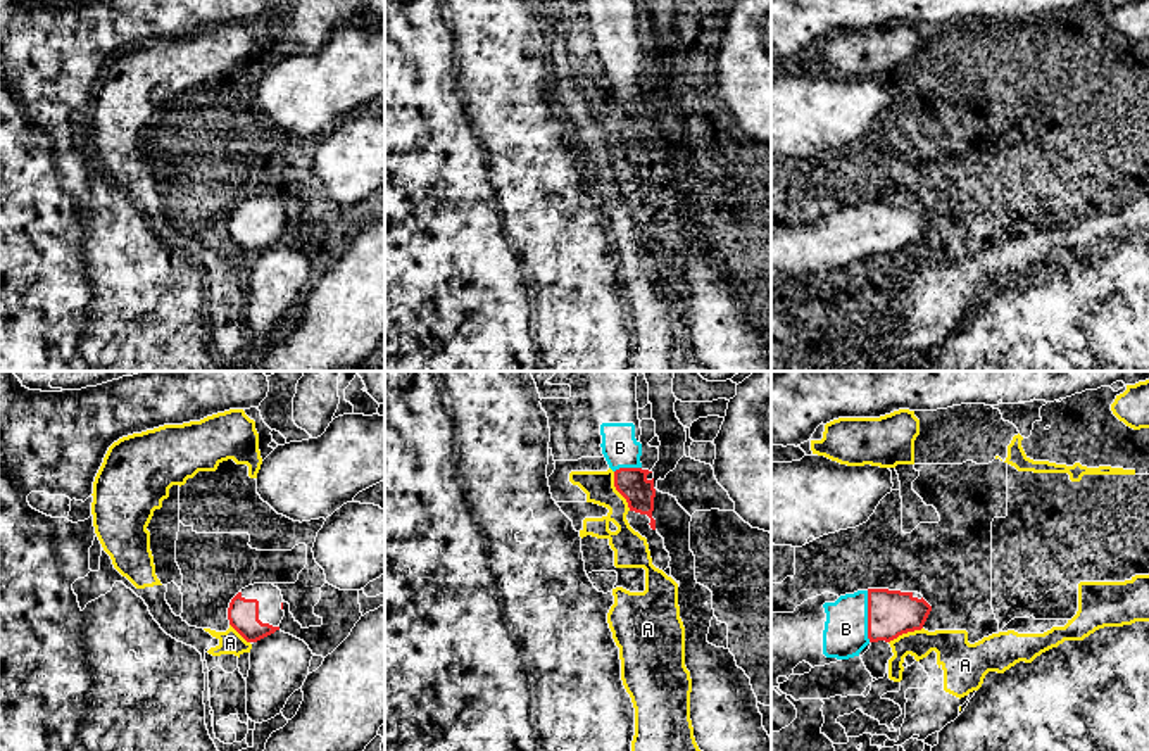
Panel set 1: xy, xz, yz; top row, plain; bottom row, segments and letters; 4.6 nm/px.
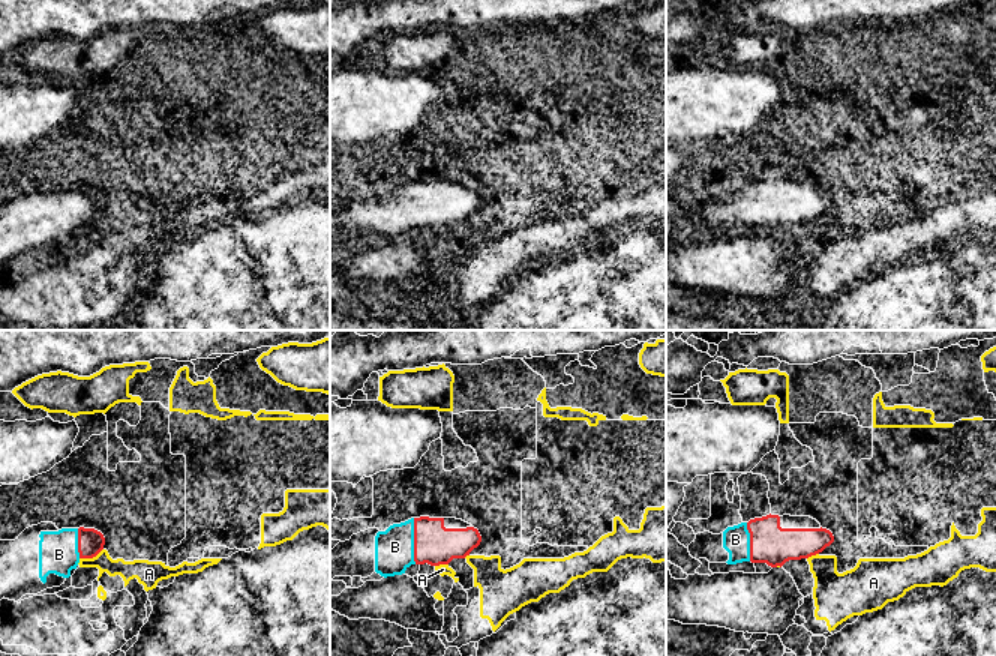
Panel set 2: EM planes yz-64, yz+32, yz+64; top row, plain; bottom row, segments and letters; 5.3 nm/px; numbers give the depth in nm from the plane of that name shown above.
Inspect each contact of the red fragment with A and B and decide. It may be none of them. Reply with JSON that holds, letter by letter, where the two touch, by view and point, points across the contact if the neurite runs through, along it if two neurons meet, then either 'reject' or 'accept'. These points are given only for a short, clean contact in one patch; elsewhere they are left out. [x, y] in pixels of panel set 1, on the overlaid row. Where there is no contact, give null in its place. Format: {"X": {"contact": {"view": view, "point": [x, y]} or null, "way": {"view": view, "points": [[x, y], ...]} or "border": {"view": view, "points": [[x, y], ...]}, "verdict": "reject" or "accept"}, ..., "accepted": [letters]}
{"A": {"contact": {"view": "xz", "point": [616, 489]}, "border": {"view": "xz", "points": [[613, 472], [613, 485], [630, 510]]}, "verdict": "reject"}, "B": {"contact": {"view": "yz", "point": [868, 617]}, "verdict": "accept"}, "accepted": ["B"]}

